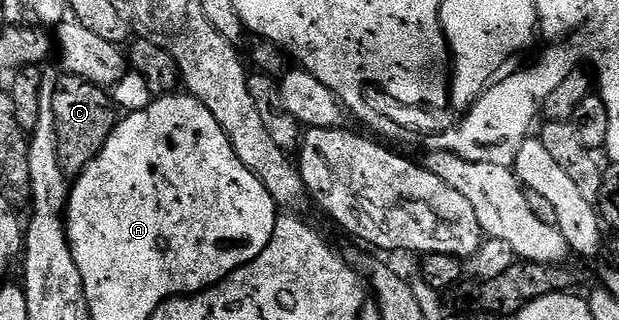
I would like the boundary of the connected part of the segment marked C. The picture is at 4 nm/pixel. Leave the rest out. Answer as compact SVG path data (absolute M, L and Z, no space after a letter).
M69 73L52 83L52 117L56 117L56 161L67 177L77 177L100 153L116 126L116 107L103 88Z

